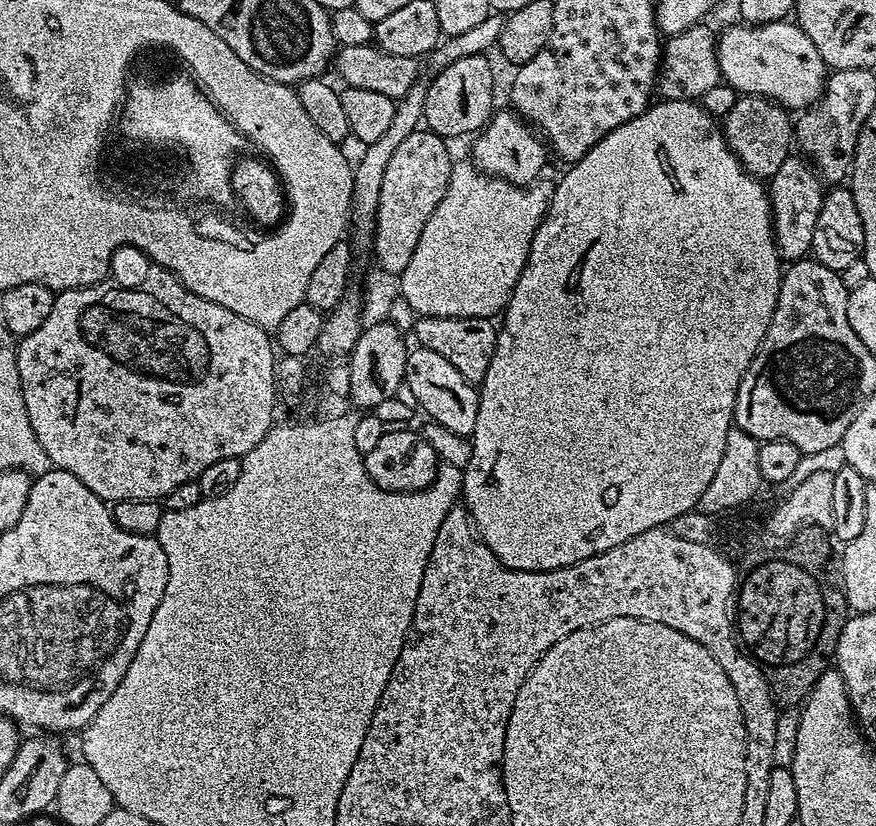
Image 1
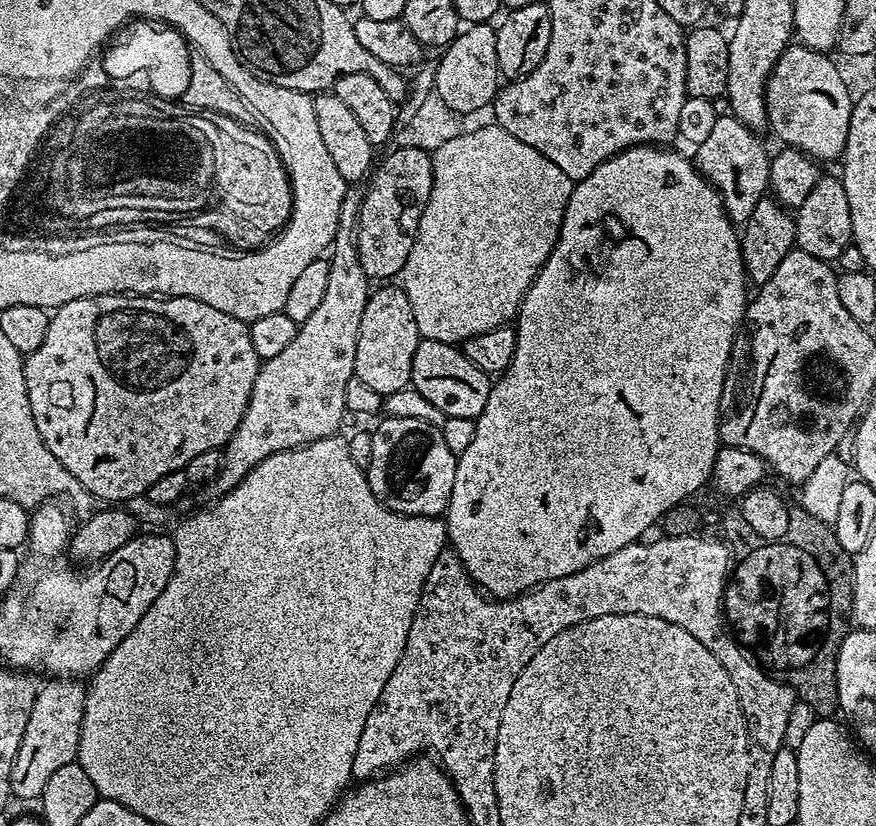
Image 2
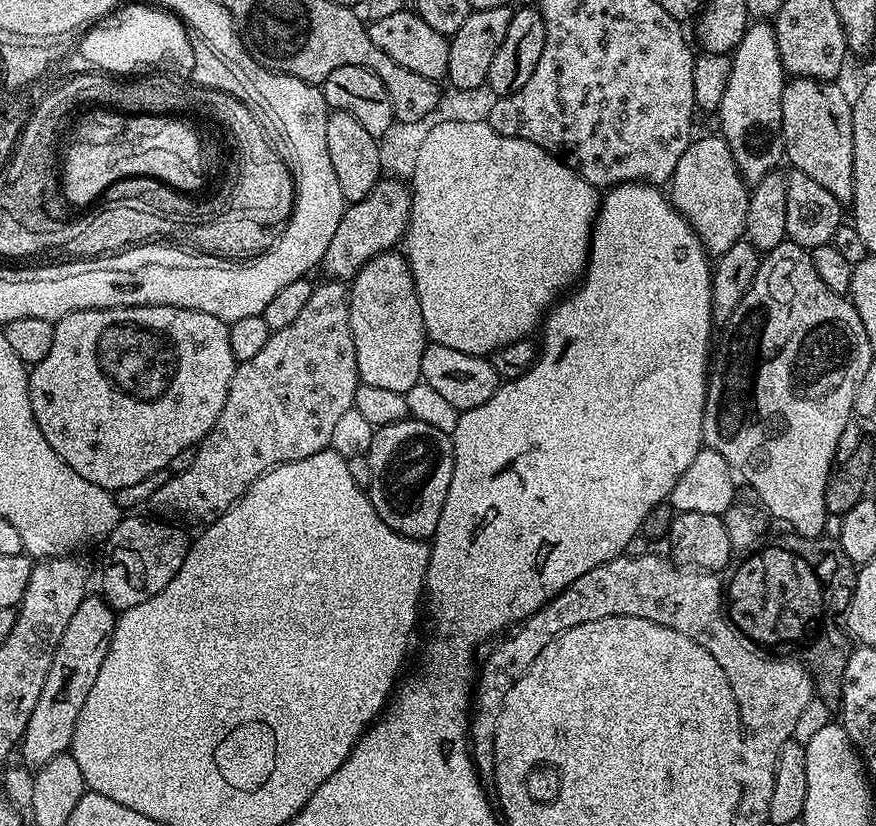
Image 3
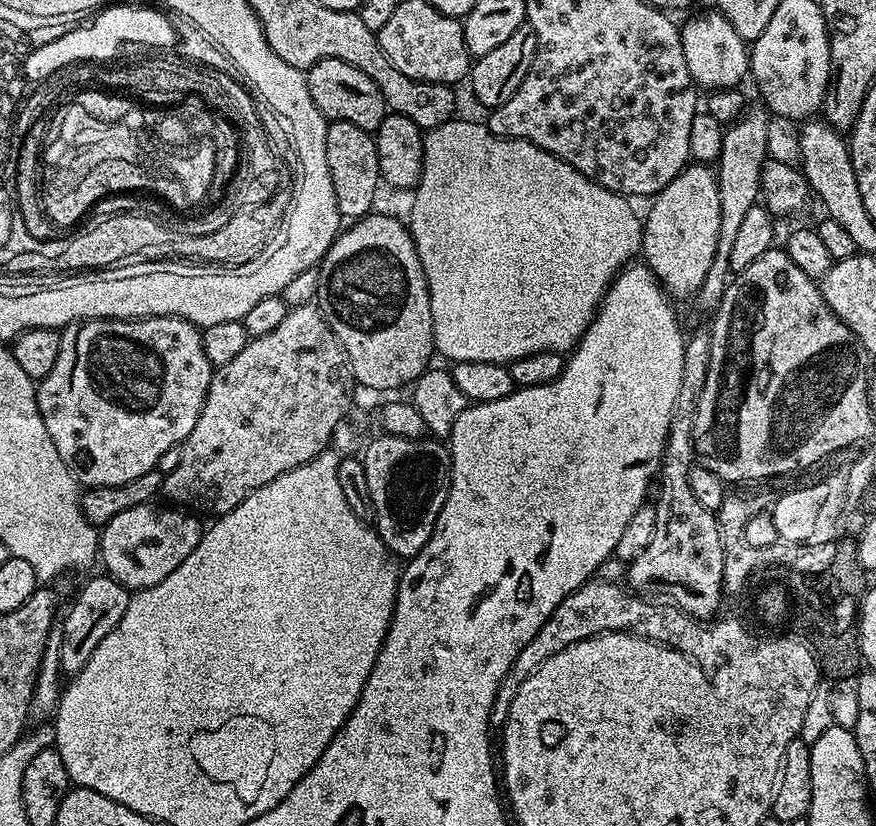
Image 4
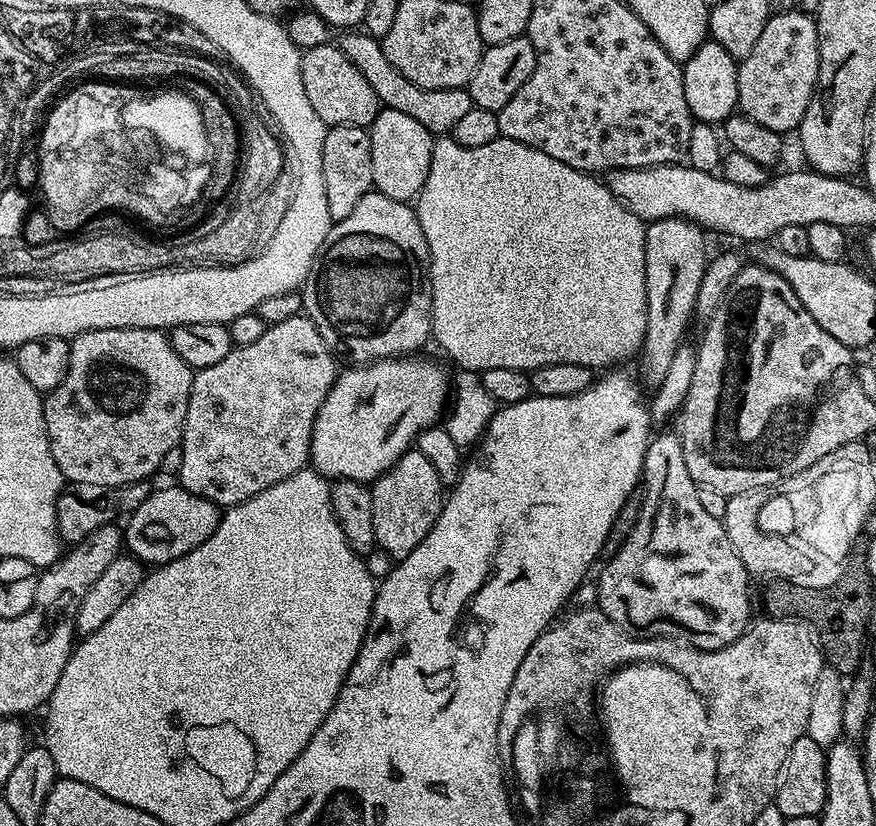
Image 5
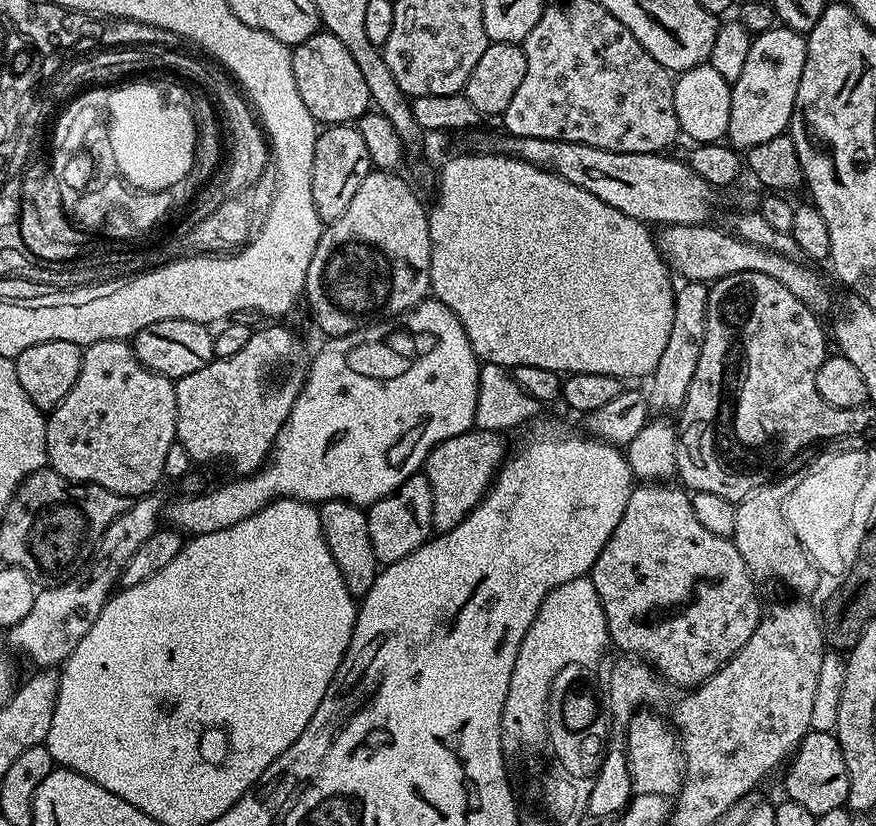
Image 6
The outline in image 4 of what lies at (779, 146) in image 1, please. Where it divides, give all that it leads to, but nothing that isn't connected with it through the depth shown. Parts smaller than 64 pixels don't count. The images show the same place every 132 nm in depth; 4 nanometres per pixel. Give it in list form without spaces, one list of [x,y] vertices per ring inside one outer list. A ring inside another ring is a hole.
[[[689,163],[649,204],[652,205],[648,208],[648,217],[645,215],[642,220],[643,263],[656,275],[669,297],[695,297],[710,270],[710,262],[714,262],[720,227],[724,225],[715,171],[704,164]]]

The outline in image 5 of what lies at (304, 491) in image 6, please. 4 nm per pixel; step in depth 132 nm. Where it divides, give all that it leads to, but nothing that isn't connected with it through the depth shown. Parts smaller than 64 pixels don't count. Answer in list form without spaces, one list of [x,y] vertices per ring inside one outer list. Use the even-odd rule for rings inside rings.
[[[409,354],[406,356],[392,356],[389,360],[373,360],[370,364],[359,366],[348,366],[348,369],[341,371],[337,375],[334,386],[326,394],[322,406],[316,415],[314,430],[312,431],[312,455],[310,457],[311,467],[315,468],[323,476],[332,480],[362,480],[365,482],[375,482],[377,478],[388,472],[402,458],[404,452],[409,451],[415,445],[417,436],[425,432],[426,429],[433,427],[445,415],[446,405],[450,400],[450,376],[444,373],[444,368],[440,364],[435,364],[432,360],[427,360],[424,354]],[[179,486],[173,488],[157,487],[127,517],[122,528],[122,540],[127,551],[145,566],[169,564],[182,554],[190,554],[194,546],[202,546],[214,534],[220,524],[222,509],[219,504],[206,498],[198,498],[198,494],[190,494],[190,490]]]

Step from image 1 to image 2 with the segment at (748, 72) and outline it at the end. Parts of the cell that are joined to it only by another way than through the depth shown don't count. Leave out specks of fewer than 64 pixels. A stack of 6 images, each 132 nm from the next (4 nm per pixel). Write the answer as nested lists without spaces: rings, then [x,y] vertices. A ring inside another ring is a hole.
[[[793,42],[778,58],[766,86],[768,128],[776,131],[781,145],[796,148],[816,162],[839,161],[844,155],[846,134],[850,130],[854,96],[848,93],[848,84],[832,58]]]

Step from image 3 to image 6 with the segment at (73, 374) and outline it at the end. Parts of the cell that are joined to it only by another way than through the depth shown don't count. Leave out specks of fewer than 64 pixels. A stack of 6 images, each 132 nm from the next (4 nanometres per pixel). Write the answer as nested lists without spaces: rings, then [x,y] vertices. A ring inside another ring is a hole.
[[[103,340],[102,342],[94,342],[93,344],[87,345],[83,349],[84,357],[82,358],[82,366],[78,370],[78,378],[74,382],[74,386],[70,390],[70,394],[66,394],[66,398],[62,398],[62,402],[54,409],[51,409],[46,416],[46,450],[48,451],[48,464],[52,471],[62,474],[68,480],[74,480],[77,484],[97,484],[102,486],[106,490],[116,492],[119,496],[127,496],[129,498],[139,498],[141,496],[147,496],[153,491],[152,488],[159,480],[165,479],[164,467],[166,466],[166,453],[169,452],[170,446],[177,443],[176,439],[176,386],[173,381],[169,380],[167,376],[160,376],[157,372],[151,372],[149,368],[145,368],[142,362],[138,362],[136,355],[132,353],[132,345],[128,340]]]

